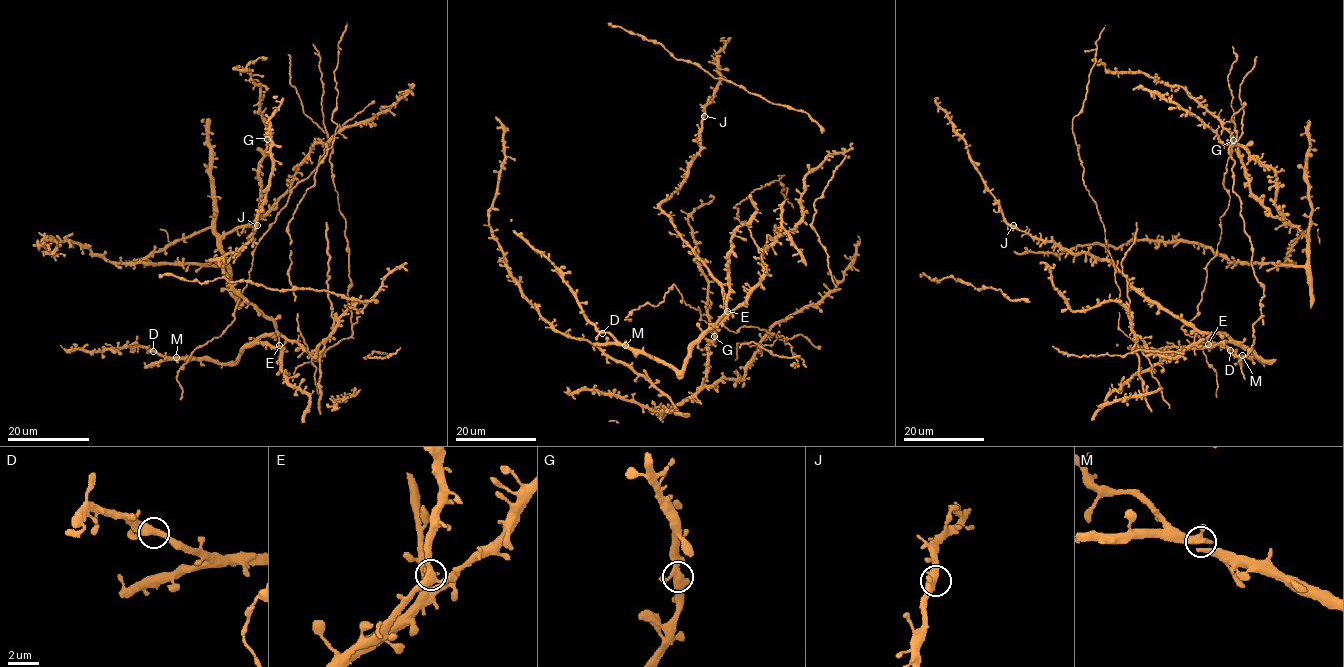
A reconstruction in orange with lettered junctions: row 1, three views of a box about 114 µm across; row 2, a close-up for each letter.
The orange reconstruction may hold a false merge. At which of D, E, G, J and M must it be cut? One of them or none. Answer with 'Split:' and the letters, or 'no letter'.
Split: no letter

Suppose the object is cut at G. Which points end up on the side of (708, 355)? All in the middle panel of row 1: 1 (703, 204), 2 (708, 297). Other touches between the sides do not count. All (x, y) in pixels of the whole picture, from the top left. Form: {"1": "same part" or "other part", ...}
{"1": "other part", "2": "other part"}

